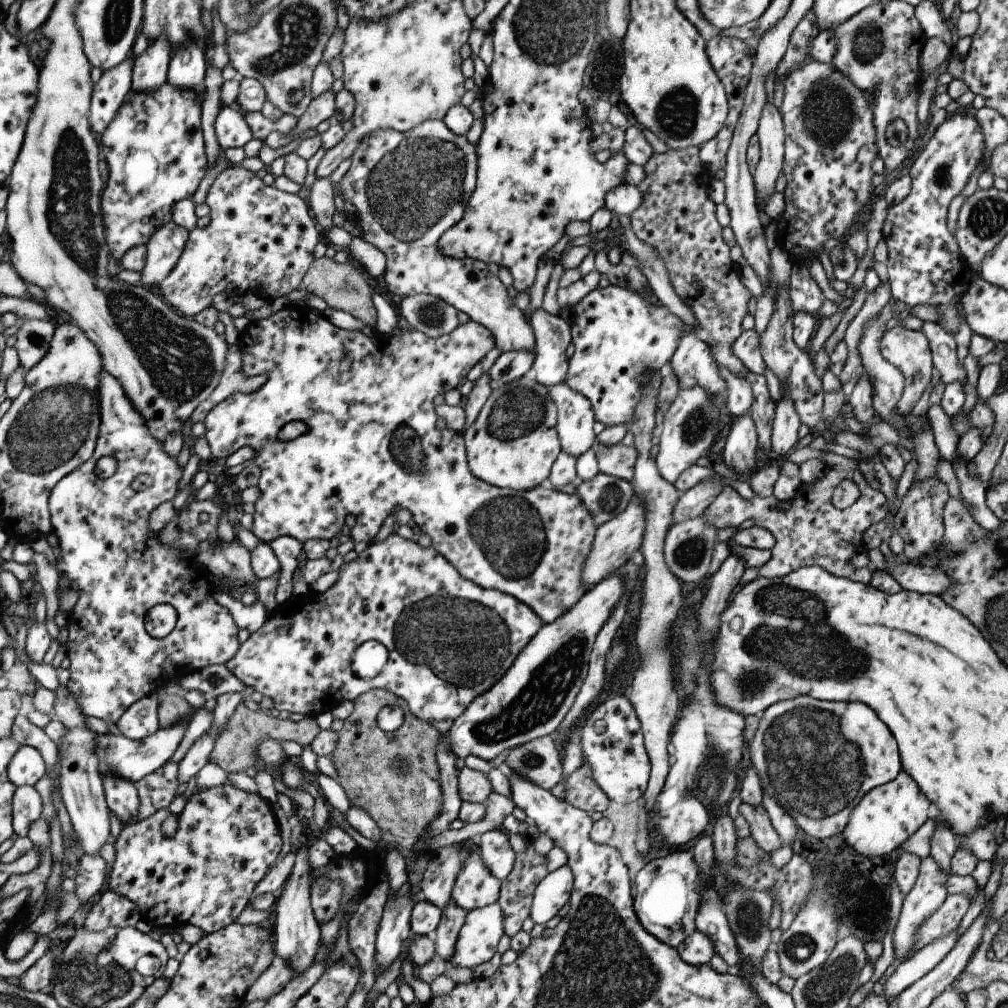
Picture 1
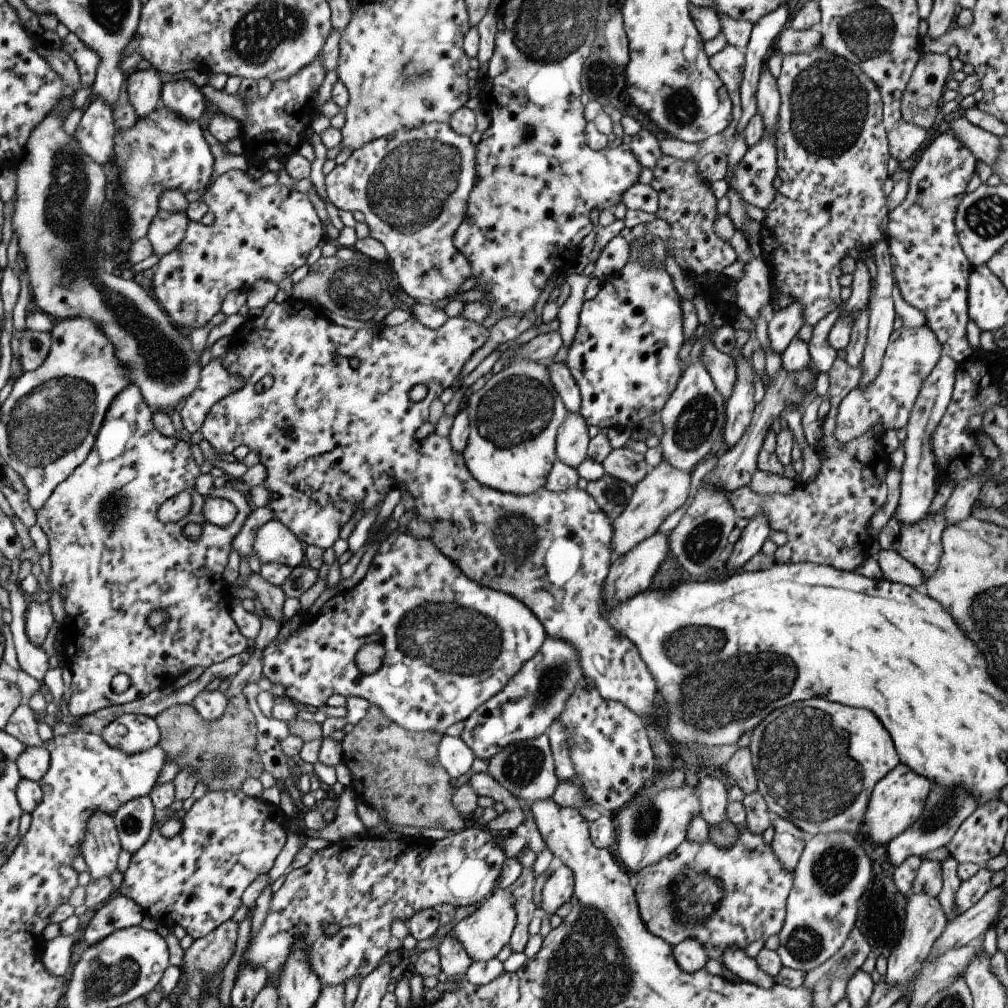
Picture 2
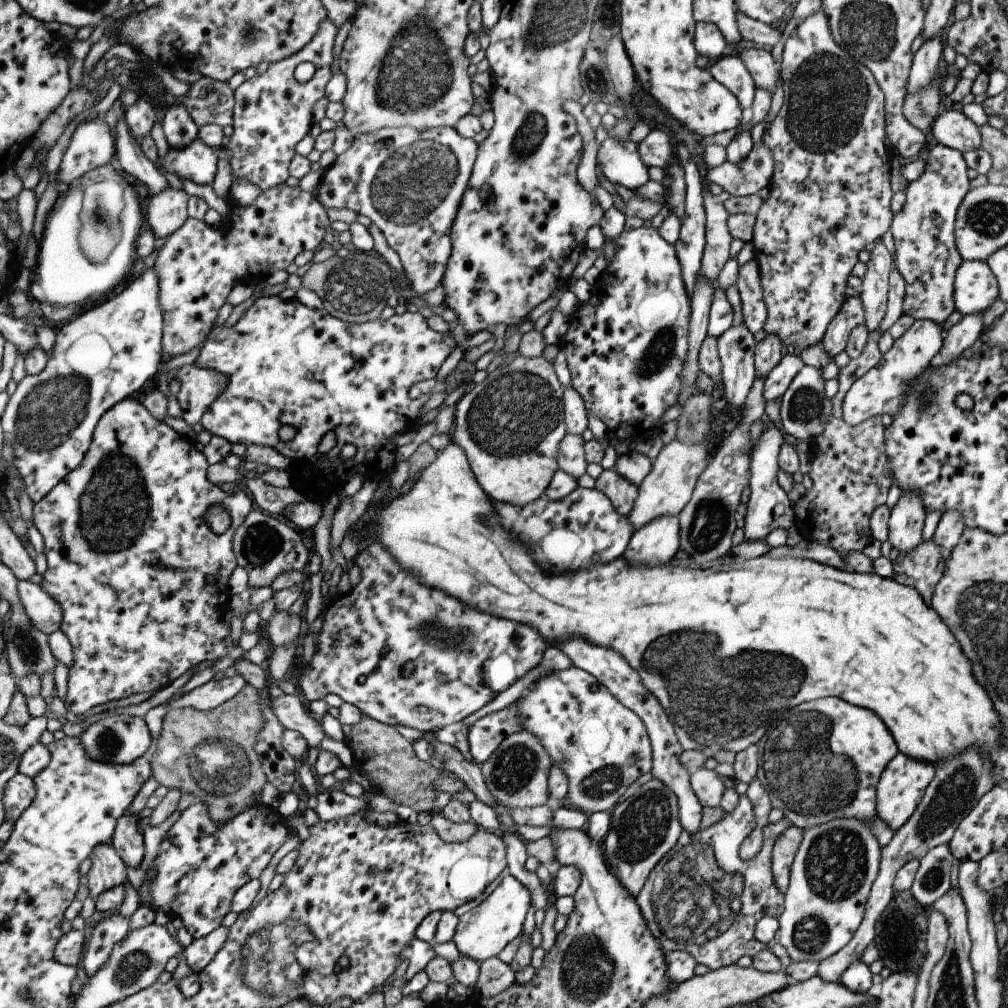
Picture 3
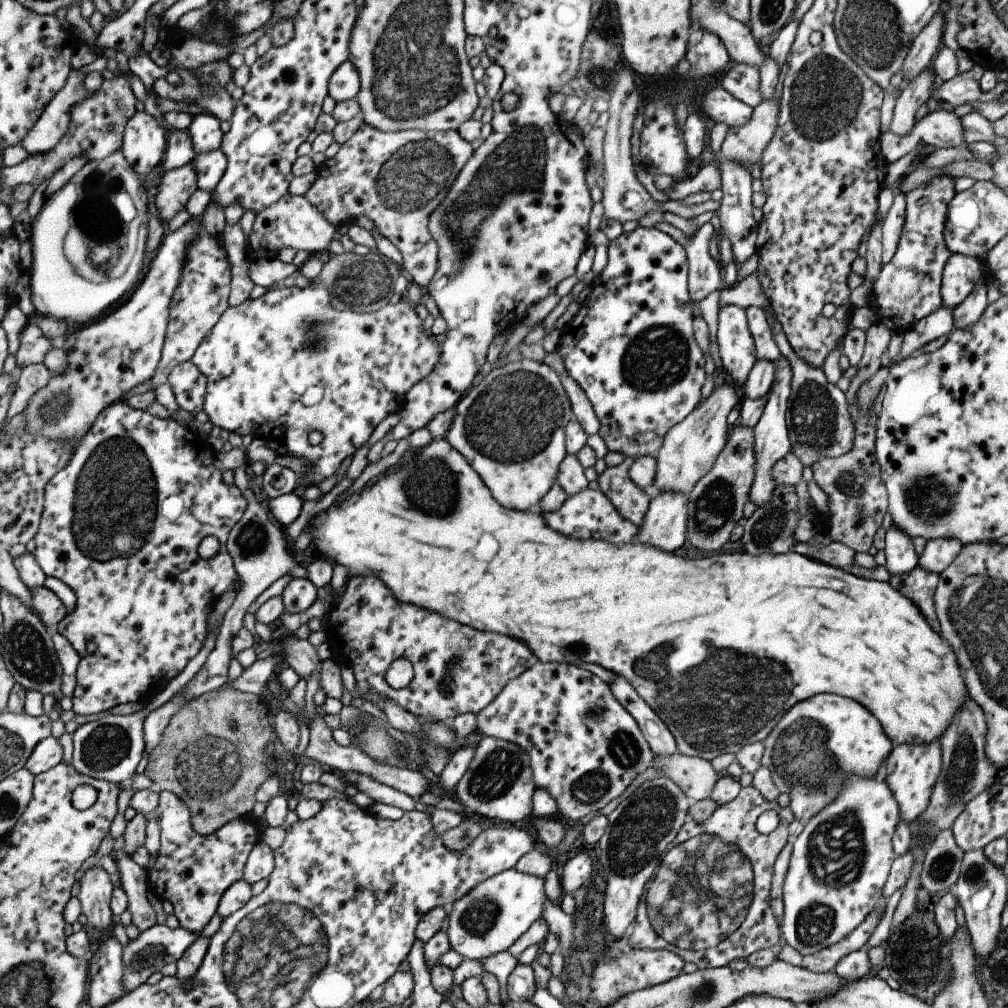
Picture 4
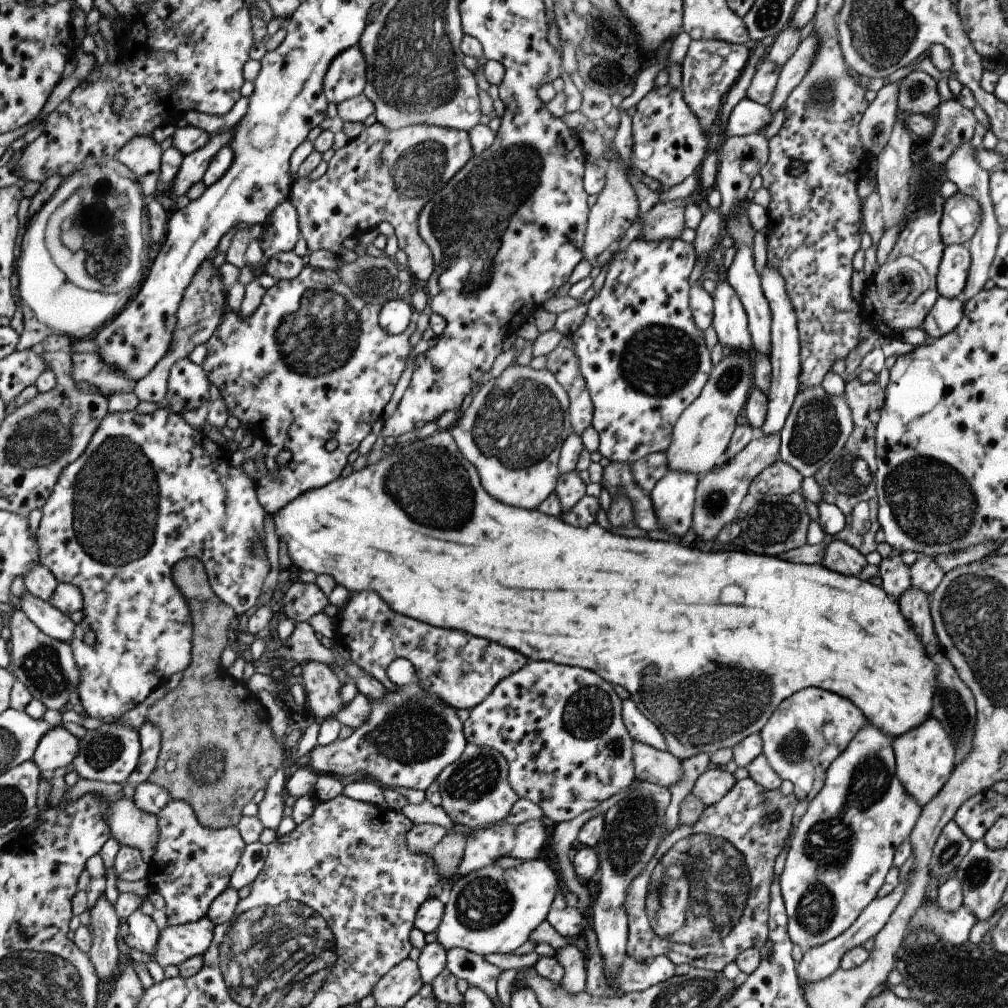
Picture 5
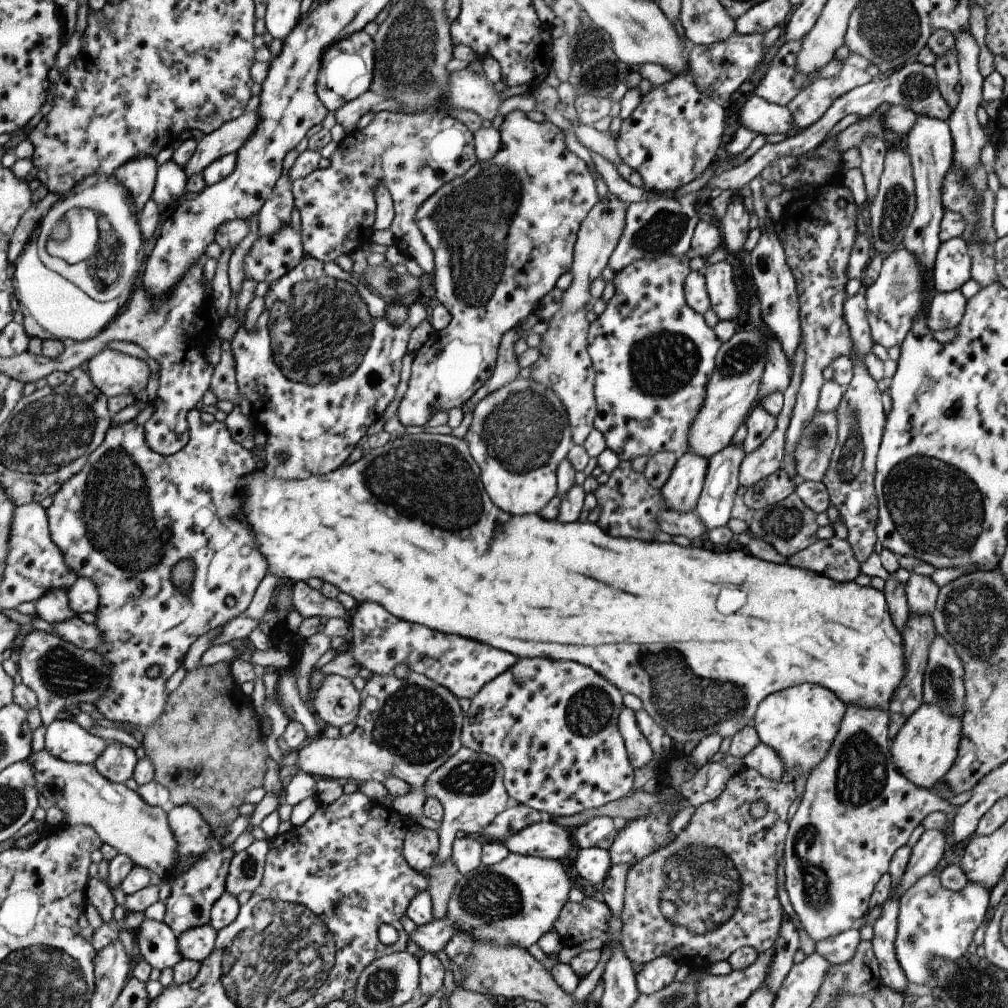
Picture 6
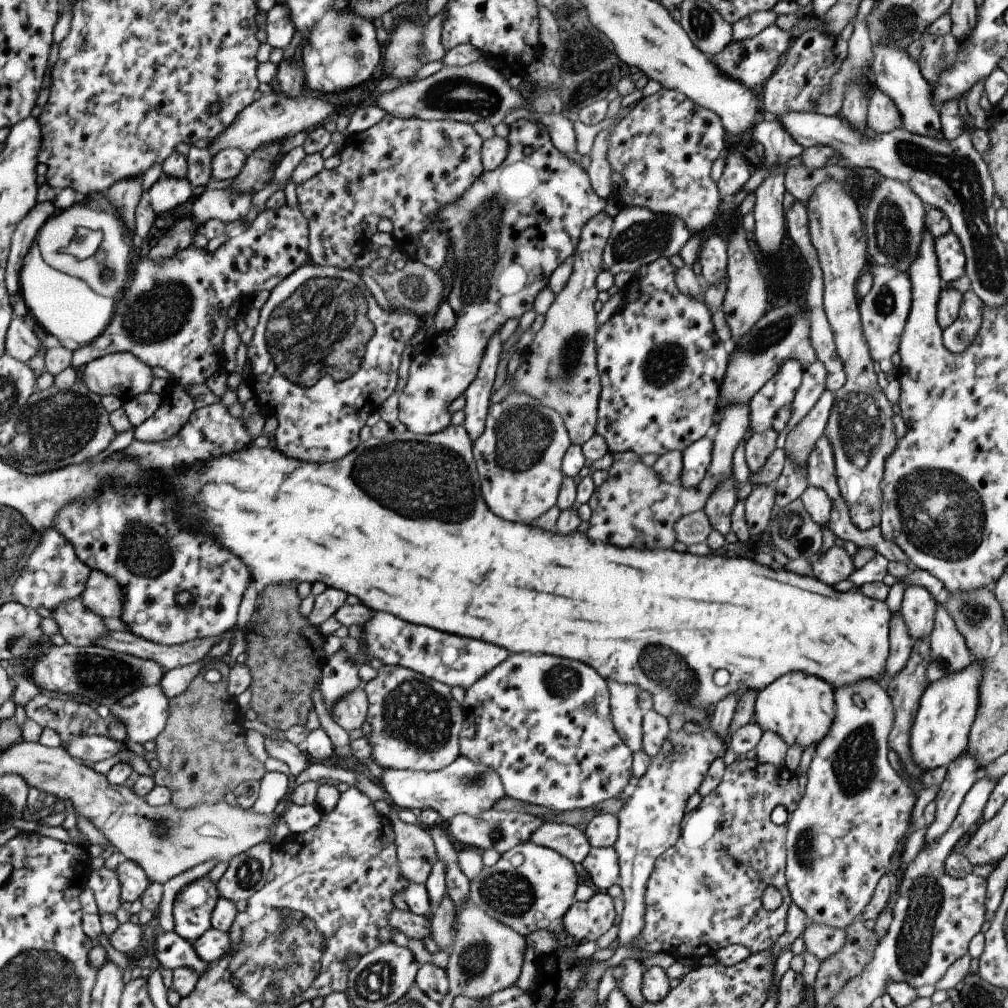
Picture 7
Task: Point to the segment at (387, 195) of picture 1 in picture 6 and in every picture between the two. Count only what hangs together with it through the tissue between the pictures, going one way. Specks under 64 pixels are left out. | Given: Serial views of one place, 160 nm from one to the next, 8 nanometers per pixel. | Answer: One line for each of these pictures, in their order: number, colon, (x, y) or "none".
2: (412, 186)
3: (409, 183)
4: (396, 179)
5: (383, 175)
6: (413, 154)

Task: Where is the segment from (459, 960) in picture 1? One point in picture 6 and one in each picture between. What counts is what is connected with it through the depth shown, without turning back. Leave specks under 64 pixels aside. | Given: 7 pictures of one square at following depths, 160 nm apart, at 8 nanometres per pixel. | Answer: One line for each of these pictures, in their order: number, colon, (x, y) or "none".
2: (488, 928)
3: (482, 932)
4: (490, 917)
5: (491, 910)
6: (511, 904)

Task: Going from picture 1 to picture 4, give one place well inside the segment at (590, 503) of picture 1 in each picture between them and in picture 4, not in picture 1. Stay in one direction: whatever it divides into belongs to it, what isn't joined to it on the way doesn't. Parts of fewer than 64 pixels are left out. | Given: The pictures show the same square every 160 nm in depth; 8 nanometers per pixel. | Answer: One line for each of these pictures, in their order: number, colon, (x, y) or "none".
2: (610, 495)
3: (621, 494)
4: (630, 502)

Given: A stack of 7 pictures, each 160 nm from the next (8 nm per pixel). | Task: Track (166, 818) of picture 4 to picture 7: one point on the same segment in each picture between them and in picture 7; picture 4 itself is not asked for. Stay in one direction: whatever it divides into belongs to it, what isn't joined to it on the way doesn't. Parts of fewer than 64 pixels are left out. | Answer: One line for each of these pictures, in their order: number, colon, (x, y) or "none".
5: (191, 865)
6: (204, 860)
7: (191, 908)

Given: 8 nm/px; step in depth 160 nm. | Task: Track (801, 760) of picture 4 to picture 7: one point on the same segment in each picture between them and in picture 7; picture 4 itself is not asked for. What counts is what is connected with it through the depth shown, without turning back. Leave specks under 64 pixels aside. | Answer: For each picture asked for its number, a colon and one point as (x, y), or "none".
5: (809, 729)
6: (799, 723)
7: (799, 708)

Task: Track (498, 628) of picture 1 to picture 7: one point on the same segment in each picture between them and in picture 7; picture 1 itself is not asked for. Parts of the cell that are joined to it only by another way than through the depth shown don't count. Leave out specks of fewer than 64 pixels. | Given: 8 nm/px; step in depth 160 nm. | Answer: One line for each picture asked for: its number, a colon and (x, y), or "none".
2: (449, 644)
3: (462, 658)
4: (456, 669)
5: (460, 670)
6: (377, 641)
7: (452, 660)

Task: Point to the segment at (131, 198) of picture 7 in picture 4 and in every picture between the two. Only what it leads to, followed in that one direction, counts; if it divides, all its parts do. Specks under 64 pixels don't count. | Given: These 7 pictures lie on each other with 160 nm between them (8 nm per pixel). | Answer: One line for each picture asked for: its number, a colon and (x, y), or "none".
4: (144, 143)
5: (141, 154)
6: (138, 174)

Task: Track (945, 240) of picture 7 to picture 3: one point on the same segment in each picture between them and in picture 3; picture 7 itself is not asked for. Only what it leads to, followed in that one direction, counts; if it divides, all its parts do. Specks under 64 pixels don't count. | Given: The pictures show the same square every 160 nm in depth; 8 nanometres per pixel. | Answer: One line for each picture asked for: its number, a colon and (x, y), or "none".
3: (975, 287)
4: (961, 273)
5: (952, 272)
6: (951, 268)

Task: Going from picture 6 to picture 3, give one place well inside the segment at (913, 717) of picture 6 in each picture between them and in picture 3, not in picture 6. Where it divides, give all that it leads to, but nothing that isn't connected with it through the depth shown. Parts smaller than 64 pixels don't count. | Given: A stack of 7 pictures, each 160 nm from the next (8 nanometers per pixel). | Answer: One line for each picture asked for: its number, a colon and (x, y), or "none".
3: (901, 785)
4: (911, 770)
5: (924, 757)

